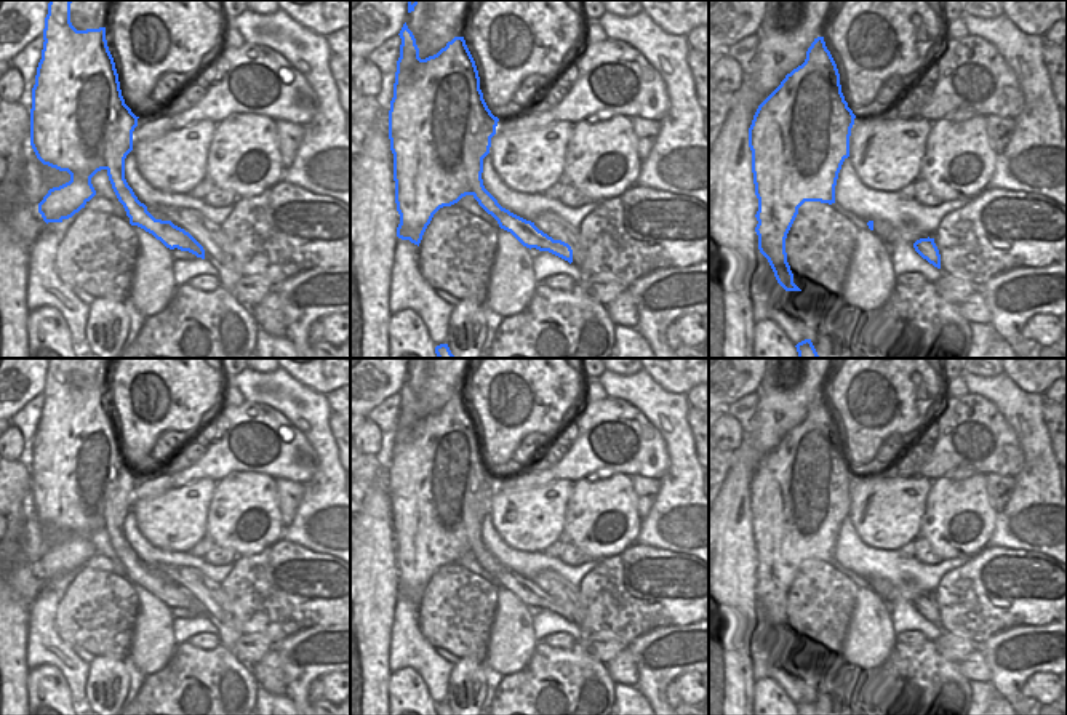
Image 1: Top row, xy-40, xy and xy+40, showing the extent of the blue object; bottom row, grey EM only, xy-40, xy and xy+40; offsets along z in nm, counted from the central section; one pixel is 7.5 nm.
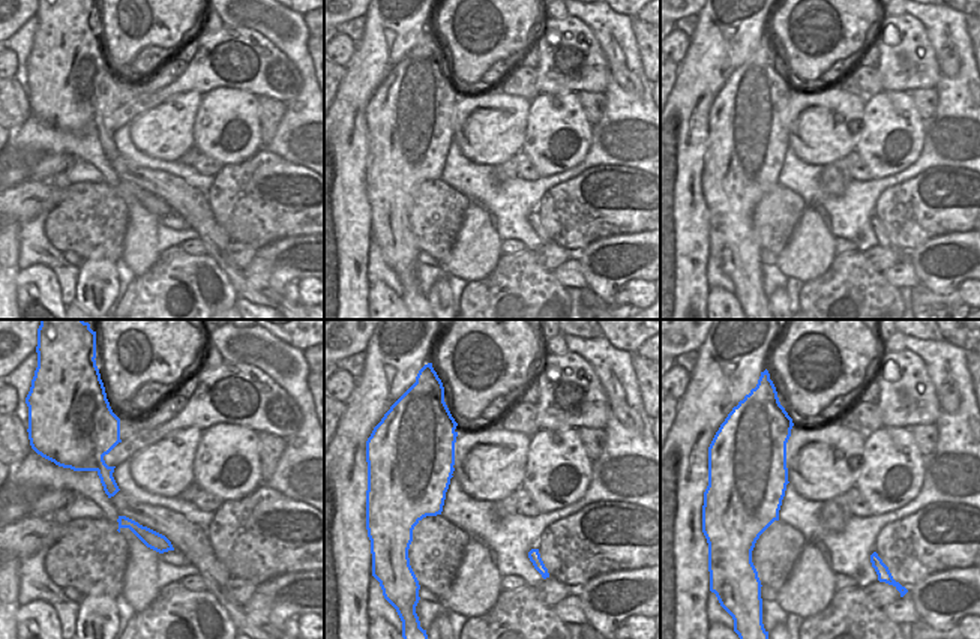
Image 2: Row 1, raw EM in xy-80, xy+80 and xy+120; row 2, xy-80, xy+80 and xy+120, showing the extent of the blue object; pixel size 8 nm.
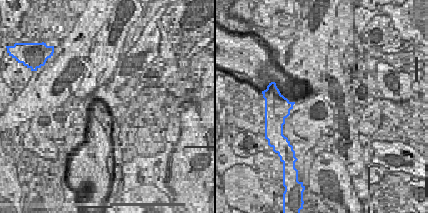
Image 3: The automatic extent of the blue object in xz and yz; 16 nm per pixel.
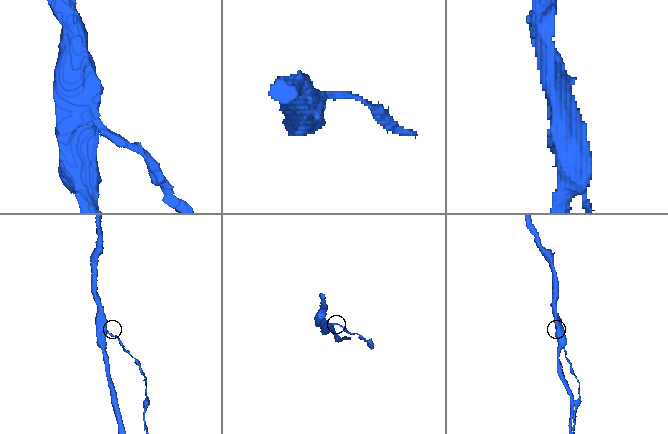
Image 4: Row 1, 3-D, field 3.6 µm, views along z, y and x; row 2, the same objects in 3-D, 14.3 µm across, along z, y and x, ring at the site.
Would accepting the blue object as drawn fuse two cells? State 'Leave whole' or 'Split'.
Split.

